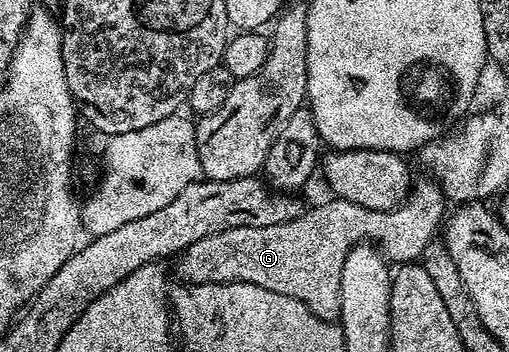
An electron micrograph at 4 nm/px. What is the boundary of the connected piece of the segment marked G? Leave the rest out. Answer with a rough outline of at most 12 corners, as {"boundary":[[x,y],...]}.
{"boundary":[[447,197],[400,208],[329,198],[291,222],[239,226],[180,253],[186,284],[247,282],[341,315],[341,267],[372,242],[420,261]]}

